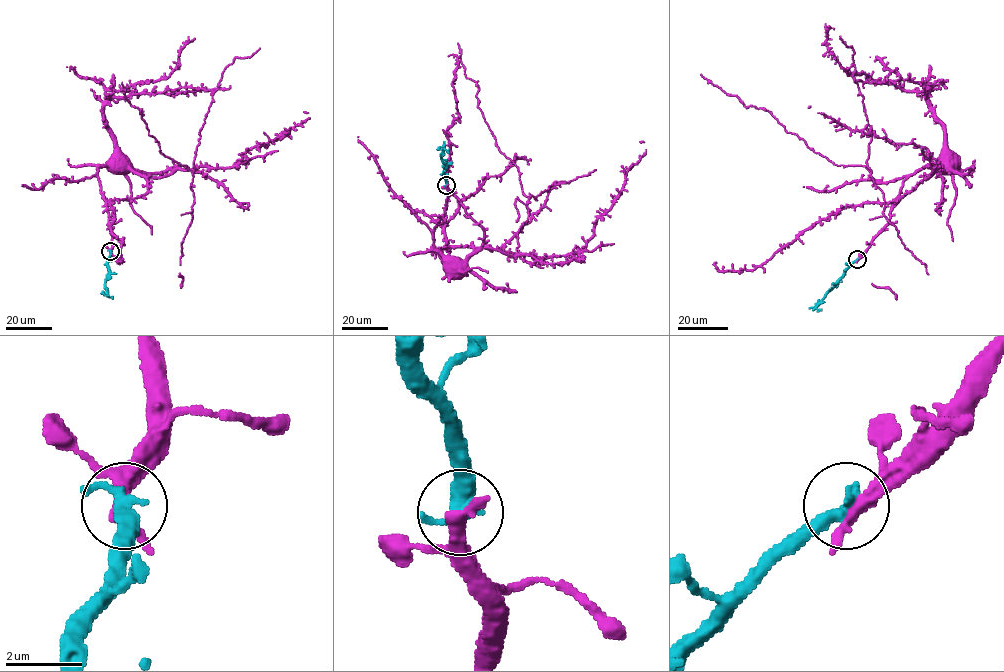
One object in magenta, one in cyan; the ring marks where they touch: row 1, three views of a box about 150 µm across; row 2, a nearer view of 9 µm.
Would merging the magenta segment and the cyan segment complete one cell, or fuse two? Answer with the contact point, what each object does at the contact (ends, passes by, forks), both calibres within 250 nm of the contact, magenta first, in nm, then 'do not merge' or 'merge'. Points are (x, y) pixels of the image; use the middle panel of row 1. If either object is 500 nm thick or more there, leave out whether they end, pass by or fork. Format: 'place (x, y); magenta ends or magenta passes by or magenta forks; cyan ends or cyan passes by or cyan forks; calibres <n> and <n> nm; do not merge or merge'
place (446, 185); magenta passes by; cyan passes by; calibres 320 and 320 nm; merge

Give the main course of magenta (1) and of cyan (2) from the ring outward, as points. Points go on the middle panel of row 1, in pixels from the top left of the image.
1: (446, 185), (433, 242), (450, 264), (441, 248), (499, 248), (554, 184), (536, 200), (522, 191), (458, 43)
2: (446, 185), (441, 153), (444, 148), (449, 149)

